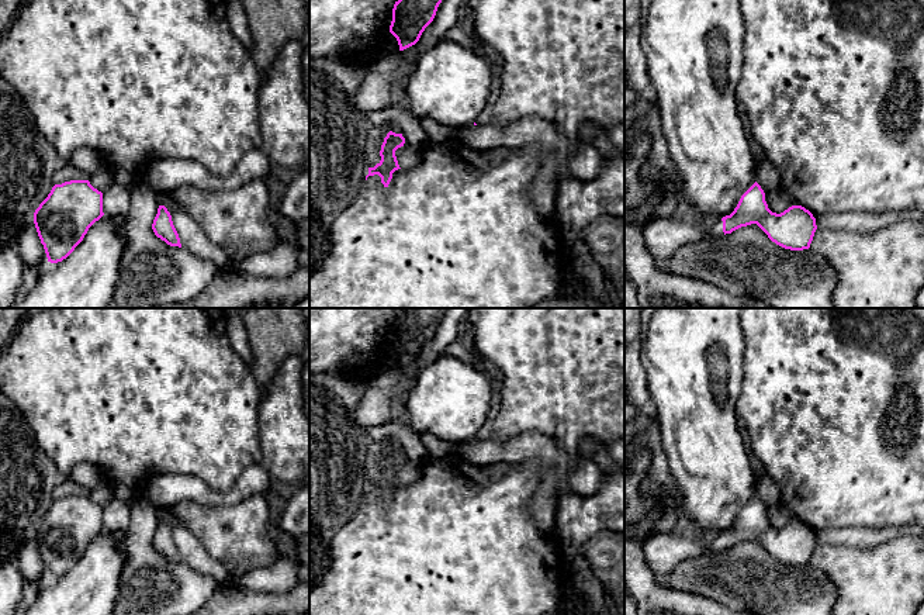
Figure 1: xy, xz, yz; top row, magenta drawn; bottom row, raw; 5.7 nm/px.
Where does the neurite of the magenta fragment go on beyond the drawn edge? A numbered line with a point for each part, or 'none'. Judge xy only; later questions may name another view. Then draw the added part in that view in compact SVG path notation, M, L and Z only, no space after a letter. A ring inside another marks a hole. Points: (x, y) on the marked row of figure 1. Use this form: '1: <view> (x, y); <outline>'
none

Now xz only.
none

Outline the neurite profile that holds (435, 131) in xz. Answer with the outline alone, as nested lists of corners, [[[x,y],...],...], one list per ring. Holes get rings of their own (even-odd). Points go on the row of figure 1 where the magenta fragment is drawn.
[[[419,117],[419,122],[428,137],[428,141],[443,142],[454,137],[456,128],[450,125],[443,125],[426,117]]]

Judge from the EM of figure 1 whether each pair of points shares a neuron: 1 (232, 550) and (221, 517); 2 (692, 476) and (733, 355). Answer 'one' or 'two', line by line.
1: one
2: one

